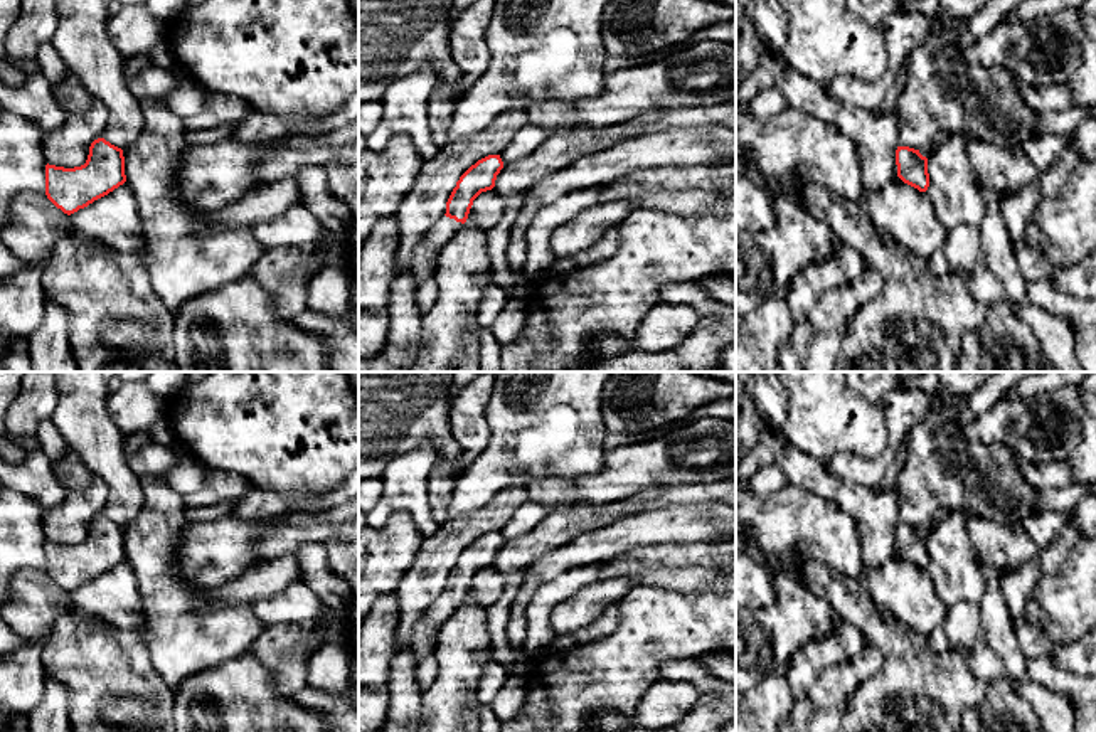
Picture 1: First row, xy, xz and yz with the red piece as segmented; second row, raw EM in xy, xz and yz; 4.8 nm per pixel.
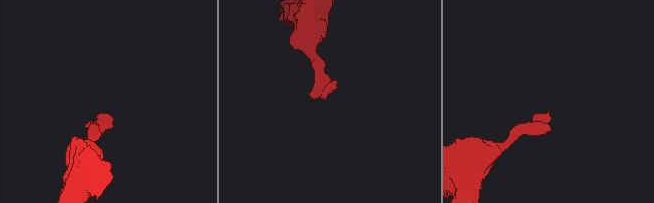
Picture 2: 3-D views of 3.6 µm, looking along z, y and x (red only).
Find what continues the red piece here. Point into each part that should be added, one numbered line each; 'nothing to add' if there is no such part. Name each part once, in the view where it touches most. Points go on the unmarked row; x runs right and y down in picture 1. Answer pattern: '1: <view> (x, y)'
1: xz (425, 631)

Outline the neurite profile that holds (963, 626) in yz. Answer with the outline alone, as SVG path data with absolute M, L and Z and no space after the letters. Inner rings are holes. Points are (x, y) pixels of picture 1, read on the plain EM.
M960 601L950 604L943 621L943 631L951 646L958 650L970 650L978 643L987 644L978 602Z

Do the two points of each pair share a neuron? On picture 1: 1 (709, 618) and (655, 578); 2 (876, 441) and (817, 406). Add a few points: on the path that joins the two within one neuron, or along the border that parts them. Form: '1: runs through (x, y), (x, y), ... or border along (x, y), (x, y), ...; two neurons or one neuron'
1: border along (709, 588), (635, 586), (630, 591); two neurons
2: runs through (861, 429), (845, 429), (832, 418); one neuron

